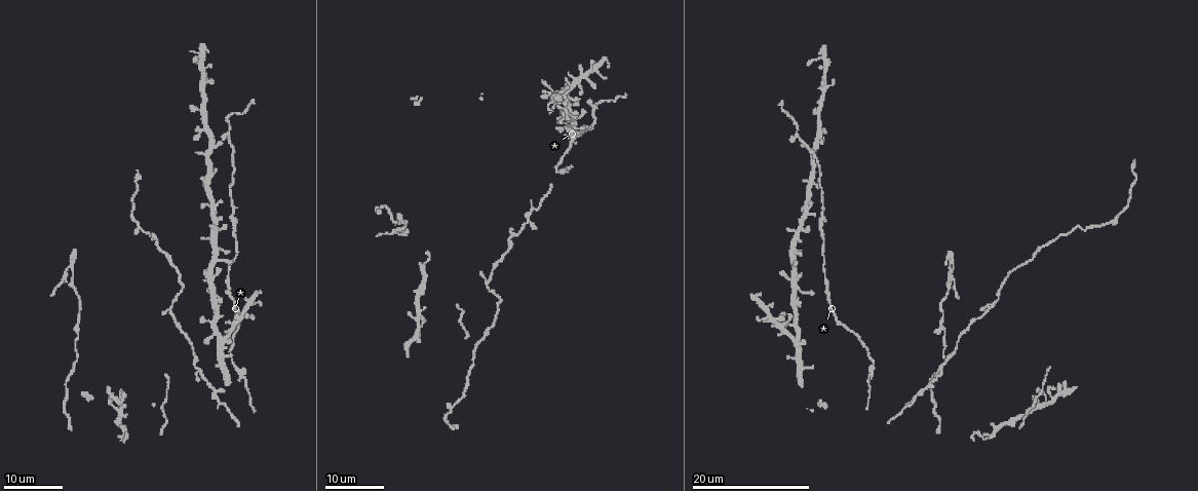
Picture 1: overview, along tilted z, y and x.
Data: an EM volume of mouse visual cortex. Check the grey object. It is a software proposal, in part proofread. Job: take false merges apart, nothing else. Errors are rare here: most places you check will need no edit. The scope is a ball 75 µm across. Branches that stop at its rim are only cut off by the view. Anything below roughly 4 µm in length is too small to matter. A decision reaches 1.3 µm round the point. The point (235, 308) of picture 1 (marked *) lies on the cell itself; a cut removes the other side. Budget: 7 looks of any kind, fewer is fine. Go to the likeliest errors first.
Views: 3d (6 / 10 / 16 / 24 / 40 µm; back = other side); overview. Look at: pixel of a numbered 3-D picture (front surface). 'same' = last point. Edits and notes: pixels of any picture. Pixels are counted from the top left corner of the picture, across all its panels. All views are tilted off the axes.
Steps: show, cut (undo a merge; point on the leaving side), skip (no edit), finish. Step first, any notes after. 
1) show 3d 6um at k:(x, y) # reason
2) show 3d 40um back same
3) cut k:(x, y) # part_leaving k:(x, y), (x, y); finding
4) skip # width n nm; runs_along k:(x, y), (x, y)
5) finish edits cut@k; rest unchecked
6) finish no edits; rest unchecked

show 3d 24um at 1:(485, 280) # three-way junction

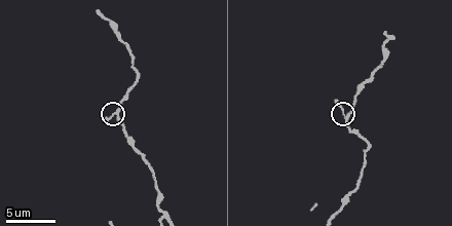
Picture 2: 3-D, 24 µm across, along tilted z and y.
show 3d 10um at 2:(344, 114)

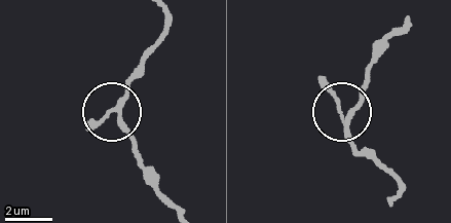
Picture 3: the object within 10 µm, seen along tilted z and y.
skip # arms 3; runs_along 3:(175, 205), (141, 168), (110, 111), (130, 72); one cell here

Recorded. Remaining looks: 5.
show 3d 16um at 1:(792, 340) # a fork

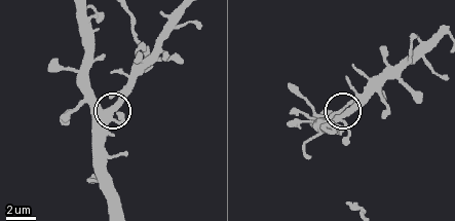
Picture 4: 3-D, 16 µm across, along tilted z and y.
show 3d 6um at 4:(112, 110)

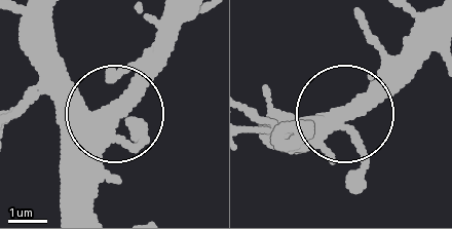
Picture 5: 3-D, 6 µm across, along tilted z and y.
skip # side_arm 13 um; runs_along 5:(48, 16), (51, 75), (96, 113), (123, 103), (179, 34); continuous, no second cell

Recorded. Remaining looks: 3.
show 3d 24um at 1:(531, 210) # three arms meet

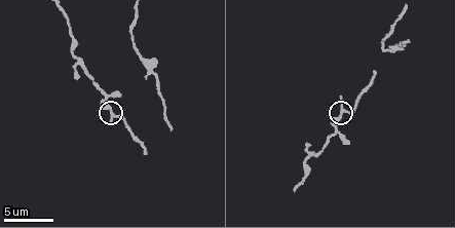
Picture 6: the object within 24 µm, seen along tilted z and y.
show 3d 6um at 6:(344, 112)

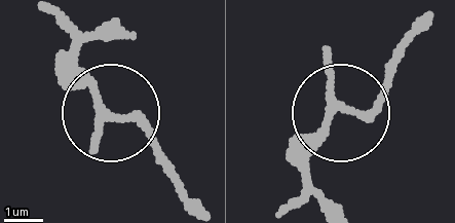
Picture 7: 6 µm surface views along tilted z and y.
skip # arms 3; one cell here

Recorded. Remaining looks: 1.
show 3d 10um at 6:(80, 63) # arms part here

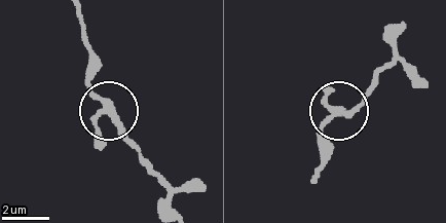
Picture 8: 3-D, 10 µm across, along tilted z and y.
skip # width 240 nm; all the same cell

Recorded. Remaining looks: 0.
finish no edits; rest unchecked

